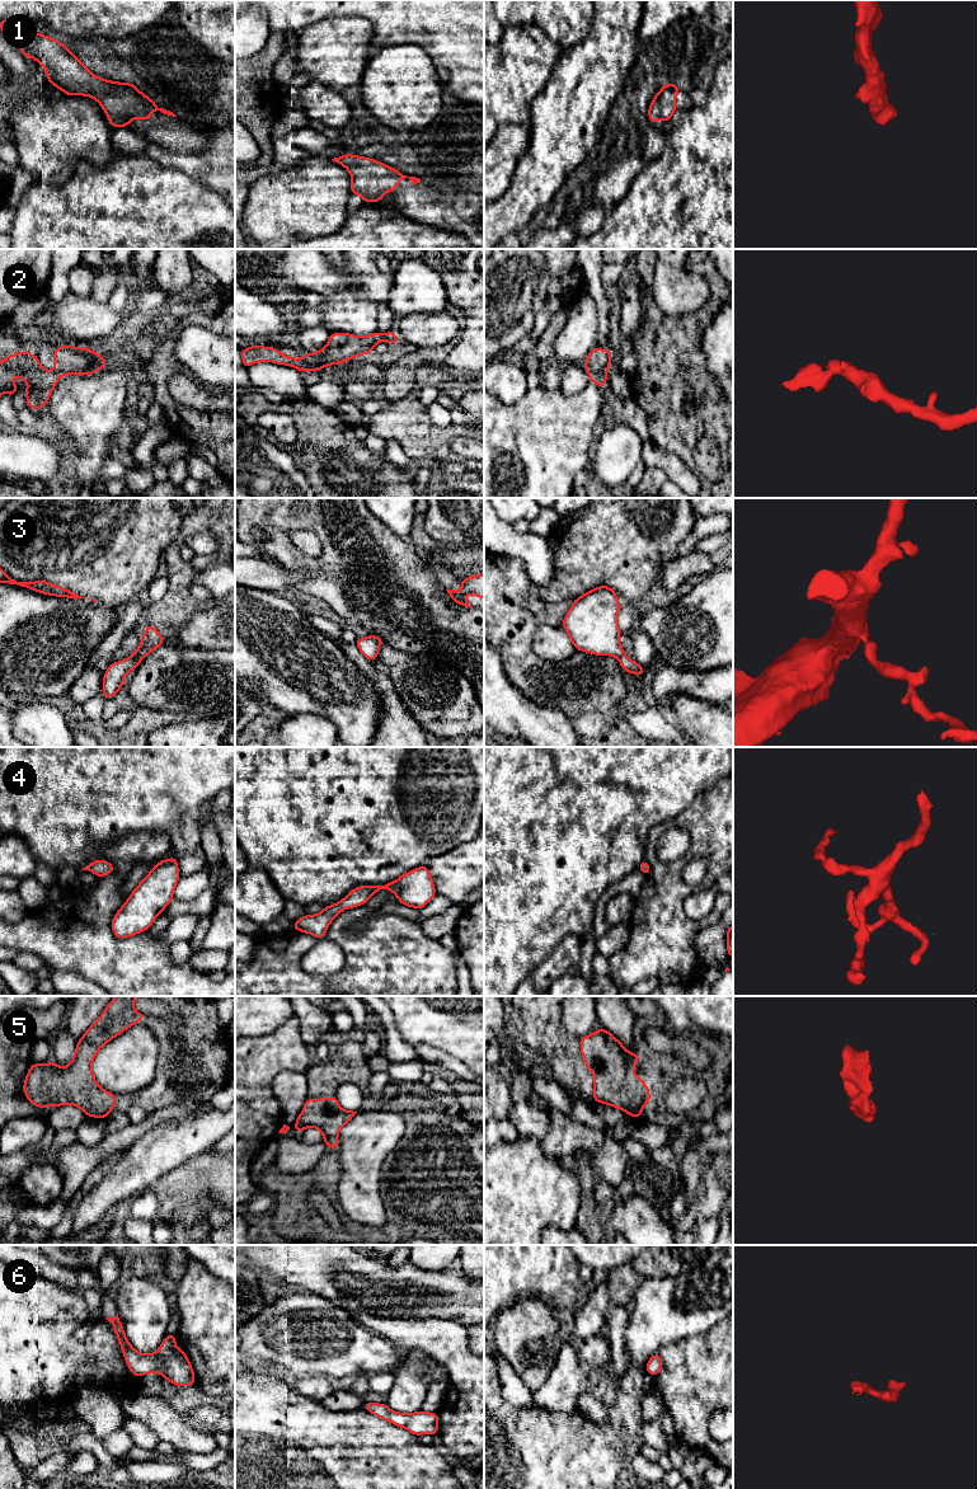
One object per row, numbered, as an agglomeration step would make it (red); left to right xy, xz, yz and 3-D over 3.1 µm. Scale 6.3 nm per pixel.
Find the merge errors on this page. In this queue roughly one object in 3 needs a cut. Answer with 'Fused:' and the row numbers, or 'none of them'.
Fused: none of them

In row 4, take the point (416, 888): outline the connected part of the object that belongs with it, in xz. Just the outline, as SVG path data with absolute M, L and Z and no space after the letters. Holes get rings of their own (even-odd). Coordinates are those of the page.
M427 865L413 869L396 880L381 886L360 886L352 889L342 901L325 906L316 915L305 915L295 921L293 930L311 934L323 939L333 919L343 910L353 908L366 903L372 894L381 889L396 894L401 905L413 908L423 908L436 896L435 884Z

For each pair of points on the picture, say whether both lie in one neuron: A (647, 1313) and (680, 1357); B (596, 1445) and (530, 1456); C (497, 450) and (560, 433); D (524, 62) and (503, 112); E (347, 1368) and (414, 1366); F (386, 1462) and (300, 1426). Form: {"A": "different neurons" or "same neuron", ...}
{"A": "different neurons", "B": "same neuron", "C": "same neuron", "D": "same neuron", "E": "different neurons", "F": "same neuron"}

